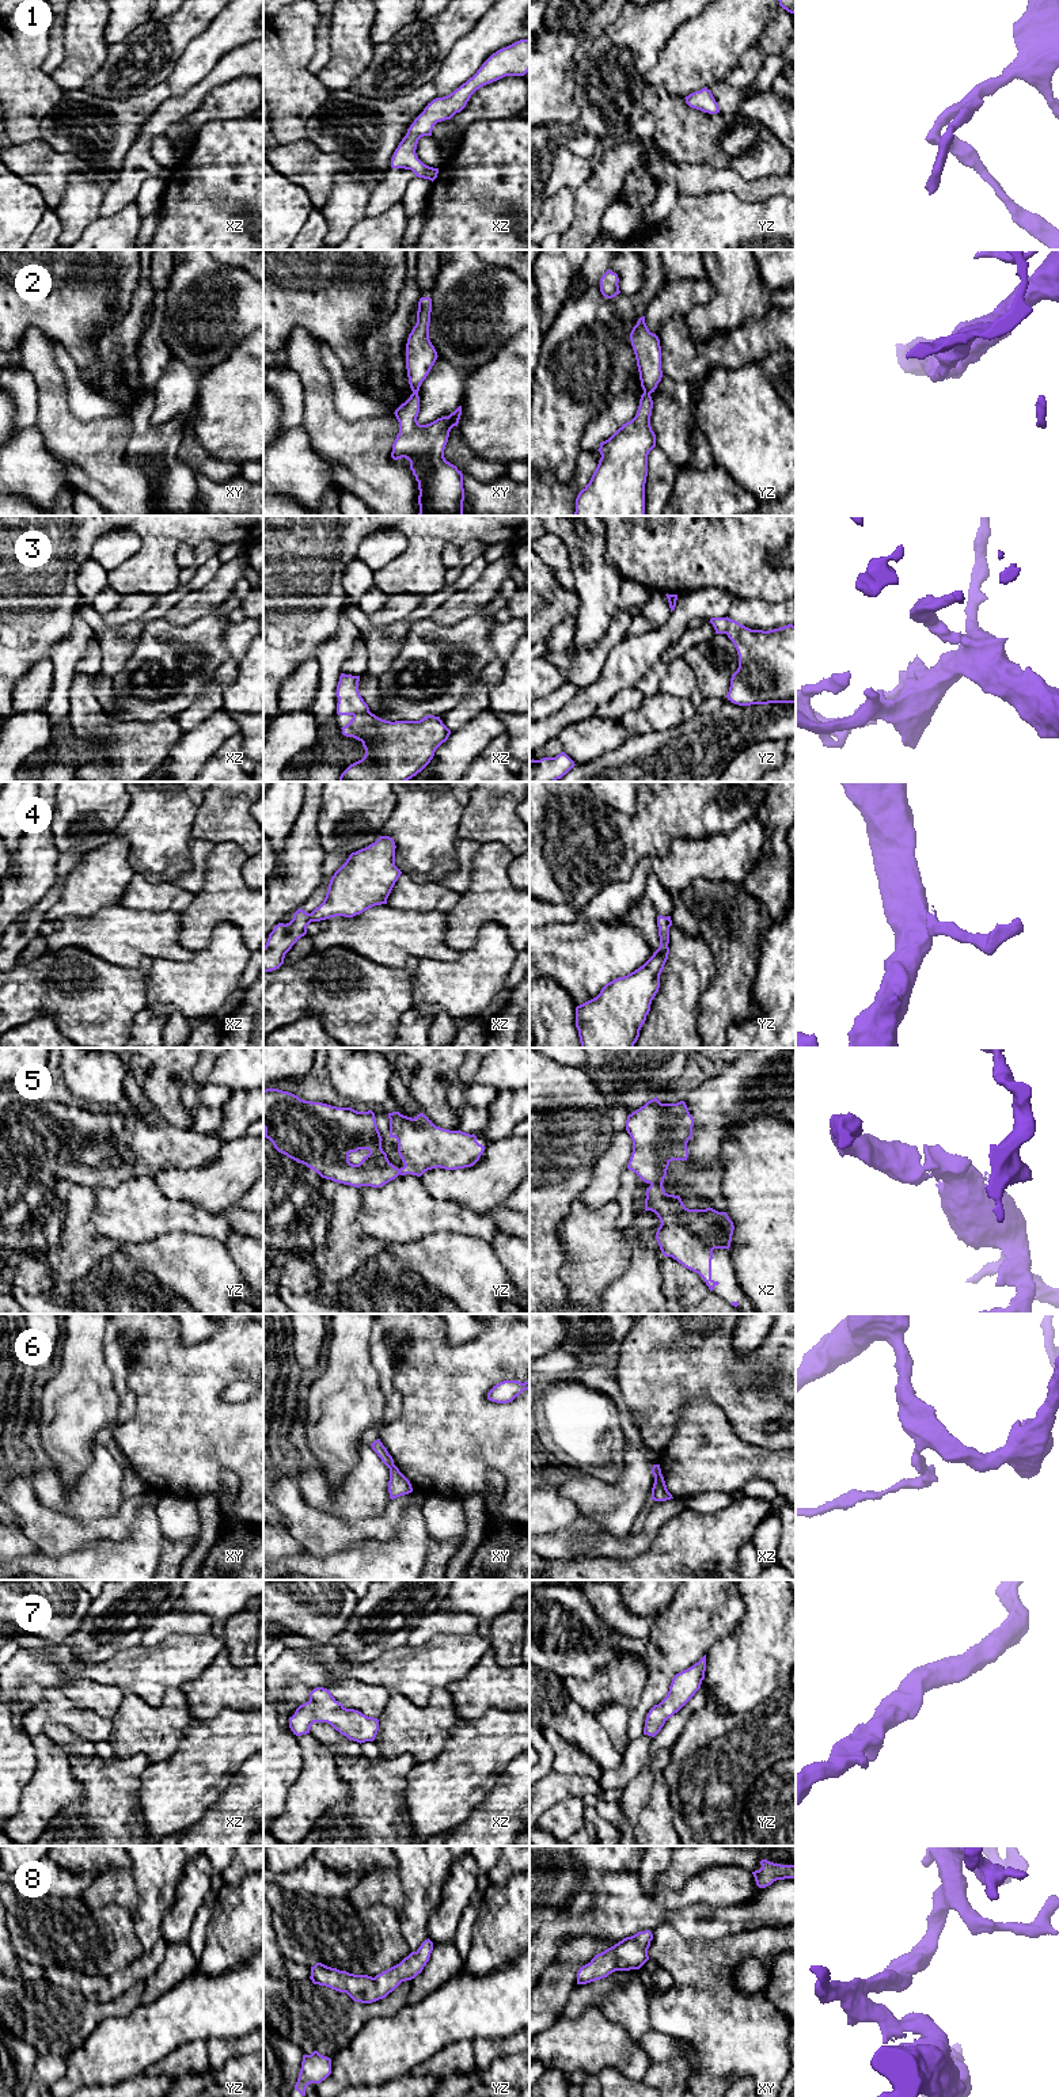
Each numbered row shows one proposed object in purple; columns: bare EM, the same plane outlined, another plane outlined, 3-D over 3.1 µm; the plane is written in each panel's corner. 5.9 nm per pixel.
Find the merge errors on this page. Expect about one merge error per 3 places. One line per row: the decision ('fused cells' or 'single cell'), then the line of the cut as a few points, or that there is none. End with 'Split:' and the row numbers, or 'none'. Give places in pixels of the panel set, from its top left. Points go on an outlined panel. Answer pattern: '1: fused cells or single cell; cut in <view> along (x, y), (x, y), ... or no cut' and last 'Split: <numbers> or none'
1: single cell; no cut
2: fused cells; cut in yz along (644, 391), (649, 394)
3: single cell; no cut
4: fused cells; cut in xz along (310, 914), (311, 920)
5: single cell; no cut
6: fused cells; cut in xy along (394, 1465), (388, 1467)
7: single cell; no cut
8: single cell; no cut
Split: 2, 4, 6

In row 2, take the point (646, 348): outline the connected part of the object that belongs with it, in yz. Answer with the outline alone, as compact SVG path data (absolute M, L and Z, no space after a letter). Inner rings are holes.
M645 316L639 318L630 333L644 392L652 394L661 381L661 346L656 334L650 333Z

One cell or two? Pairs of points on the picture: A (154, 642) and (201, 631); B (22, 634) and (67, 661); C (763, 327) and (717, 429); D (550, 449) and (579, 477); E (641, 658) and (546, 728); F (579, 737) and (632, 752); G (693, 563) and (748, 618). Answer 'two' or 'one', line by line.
A: one
B: two
C: two
D: two
E: one
F: two
G: two

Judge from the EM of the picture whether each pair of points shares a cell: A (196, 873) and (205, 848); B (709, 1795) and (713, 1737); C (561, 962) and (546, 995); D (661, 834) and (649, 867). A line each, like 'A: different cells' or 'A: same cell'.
A: same cell
B: same cell
C: different cells
D: different cells

